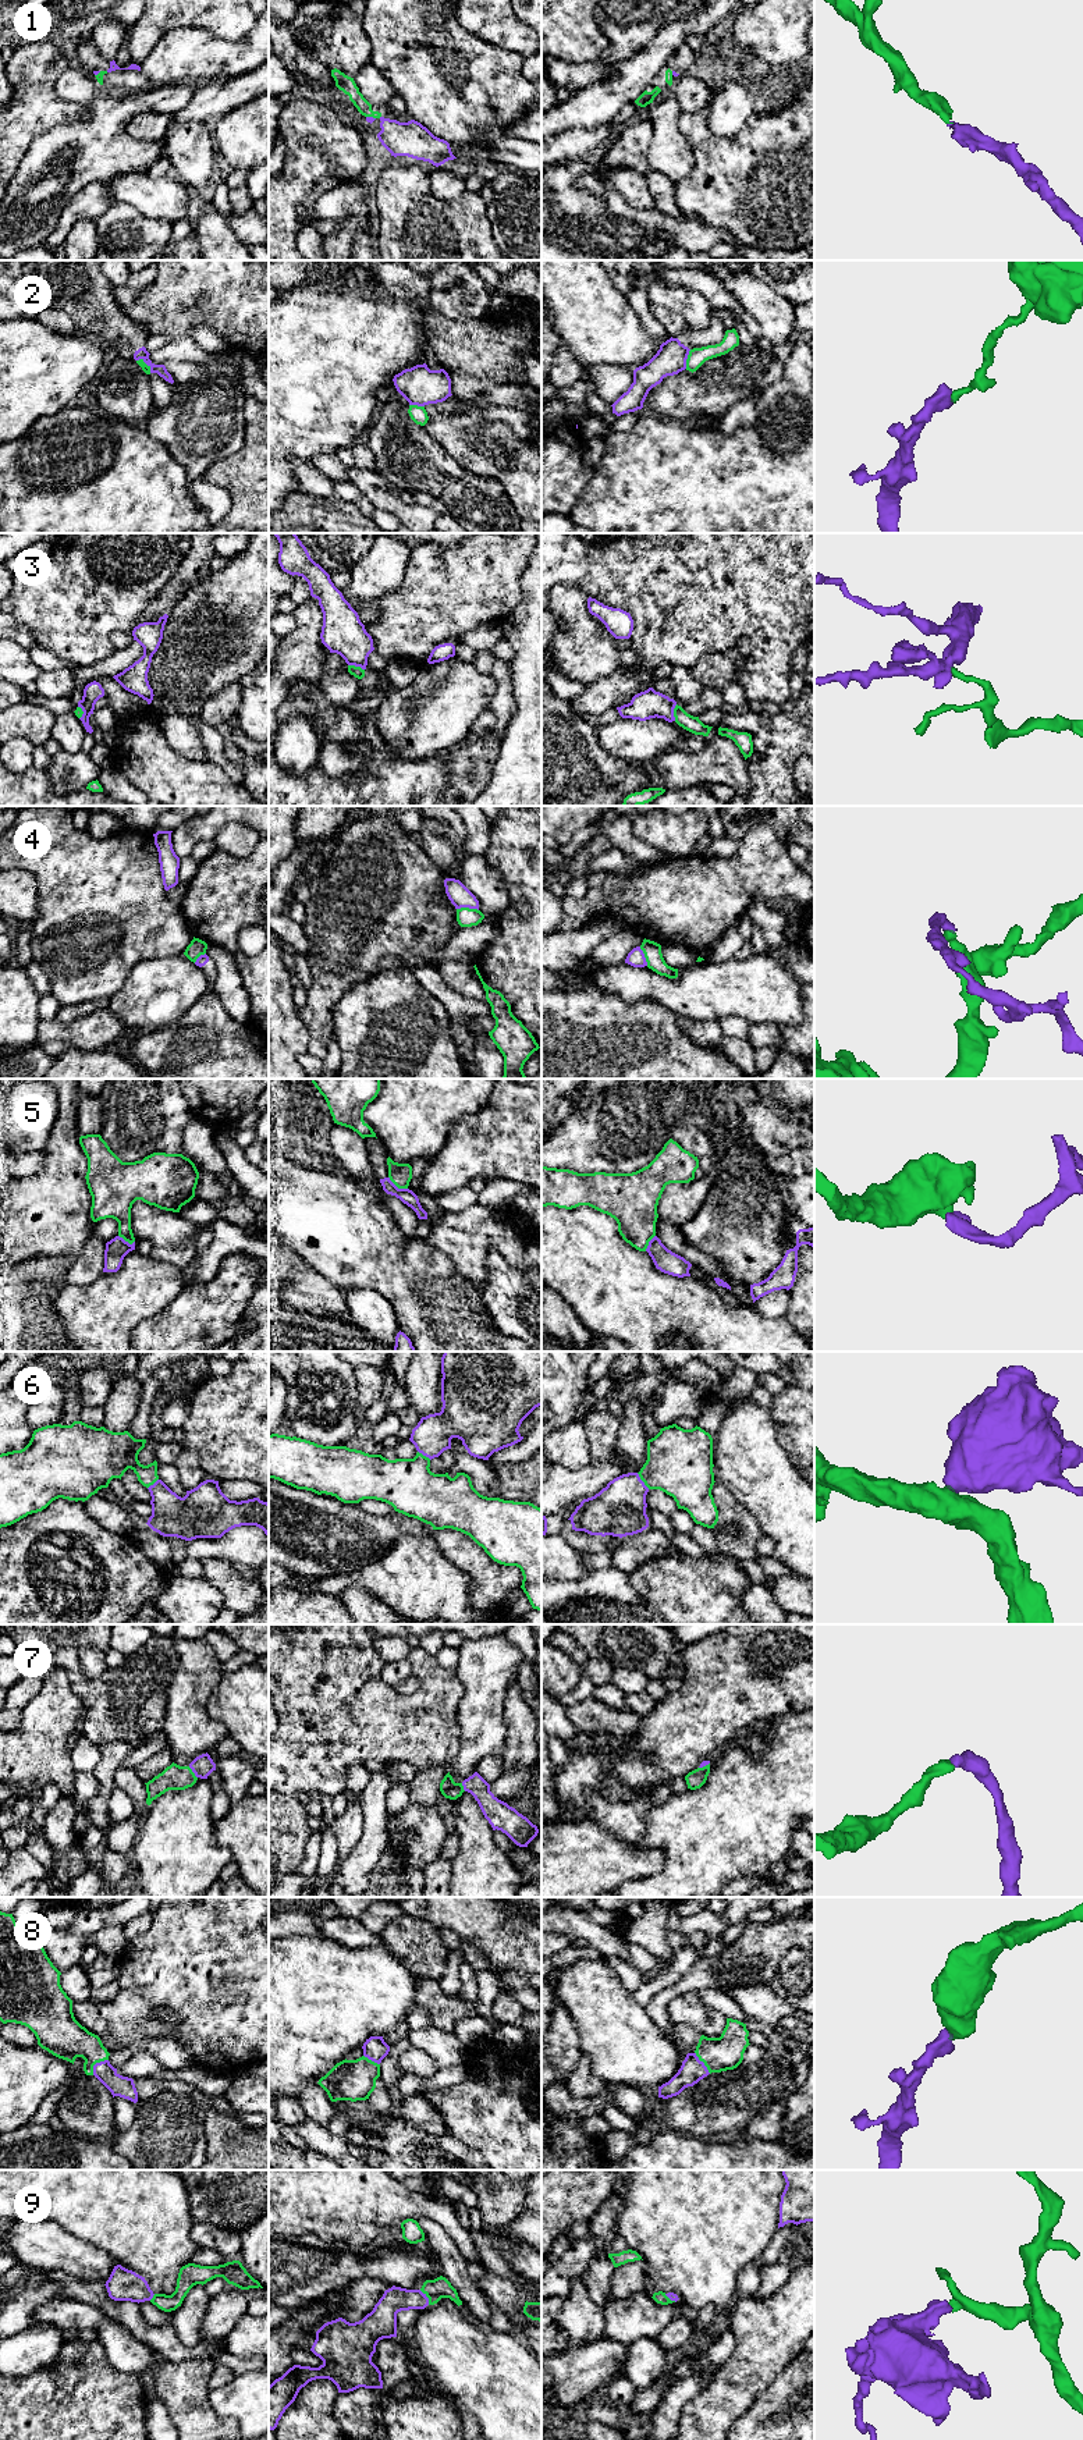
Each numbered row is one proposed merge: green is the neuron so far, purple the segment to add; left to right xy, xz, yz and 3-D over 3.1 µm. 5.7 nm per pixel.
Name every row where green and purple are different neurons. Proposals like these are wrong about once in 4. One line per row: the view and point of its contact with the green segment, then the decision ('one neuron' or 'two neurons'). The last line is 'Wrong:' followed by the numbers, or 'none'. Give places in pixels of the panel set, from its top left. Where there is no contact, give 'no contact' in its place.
1: meets green in xz at (370, 116); one neuron
2: meets green in yz at (686, 359); two neurons
3: meets green in xz at (357, 667); two neurons
4: meets green in xz at (468, 908); two neurons
5: meets green in xz at (397, 1186); two neurons
6: meets green in yz at (642, 1480); one neuron
7: meets green in xy at (192, 1772); one neuron
8: meets green in xy at (96, 2062); one neuron
9: meets green in xz at (426, 2295); one neuron
Wrong: 2, 3, 4, 5

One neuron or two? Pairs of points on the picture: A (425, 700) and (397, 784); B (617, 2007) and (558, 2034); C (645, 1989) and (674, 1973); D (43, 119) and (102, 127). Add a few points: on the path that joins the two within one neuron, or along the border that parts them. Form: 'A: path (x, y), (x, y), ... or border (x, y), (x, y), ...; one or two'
A: border (437, 755), (419, 760), (396, 759); two
B: border (558, 1998), (575, 2028), (578, 2048), (582, 2053); two
C: path (652, 1986), (667, 1977); one
D: border (88, 109), (87, 119), (54, 125), (39, 135); two

